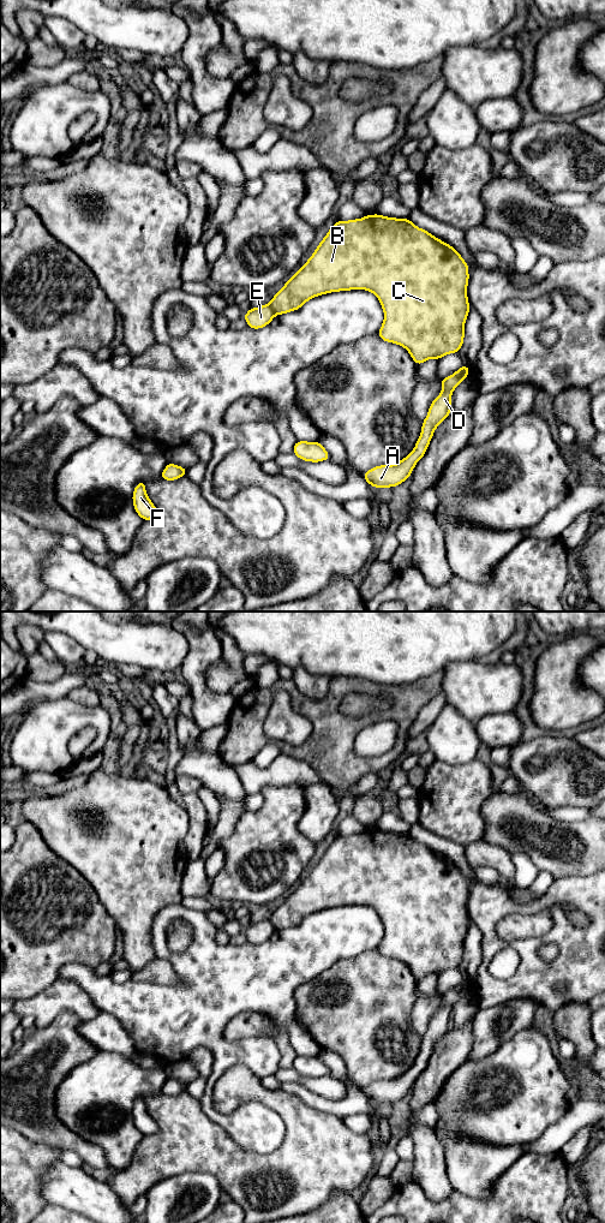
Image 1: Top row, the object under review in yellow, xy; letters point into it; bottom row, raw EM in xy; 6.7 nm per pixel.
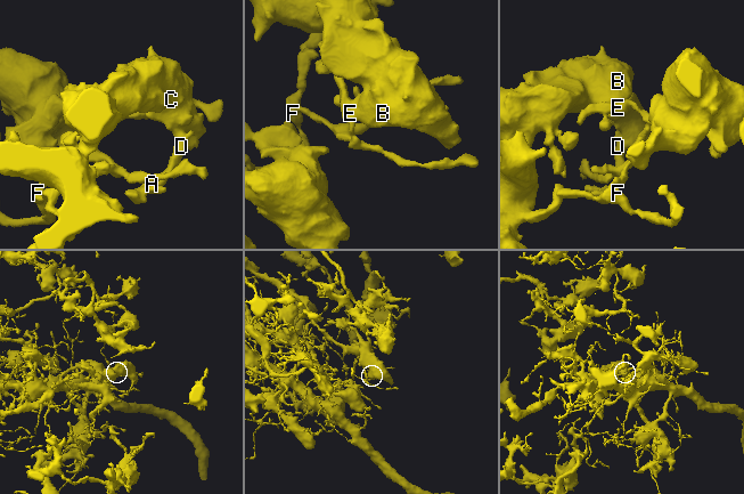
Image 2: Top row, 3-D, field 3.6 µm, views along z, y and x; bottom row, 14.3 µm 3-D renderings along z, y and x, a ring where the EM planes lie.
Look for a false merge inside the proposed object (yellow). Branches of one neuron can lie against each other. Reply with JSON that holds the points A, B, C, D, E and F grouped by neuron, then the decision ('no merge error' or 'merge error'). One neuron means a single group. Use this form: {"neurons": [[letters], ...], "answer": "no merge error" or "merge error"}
{"neurons": [["A", "B", "C", "D"], ["E", "F"]], "answer": "merge error"}

